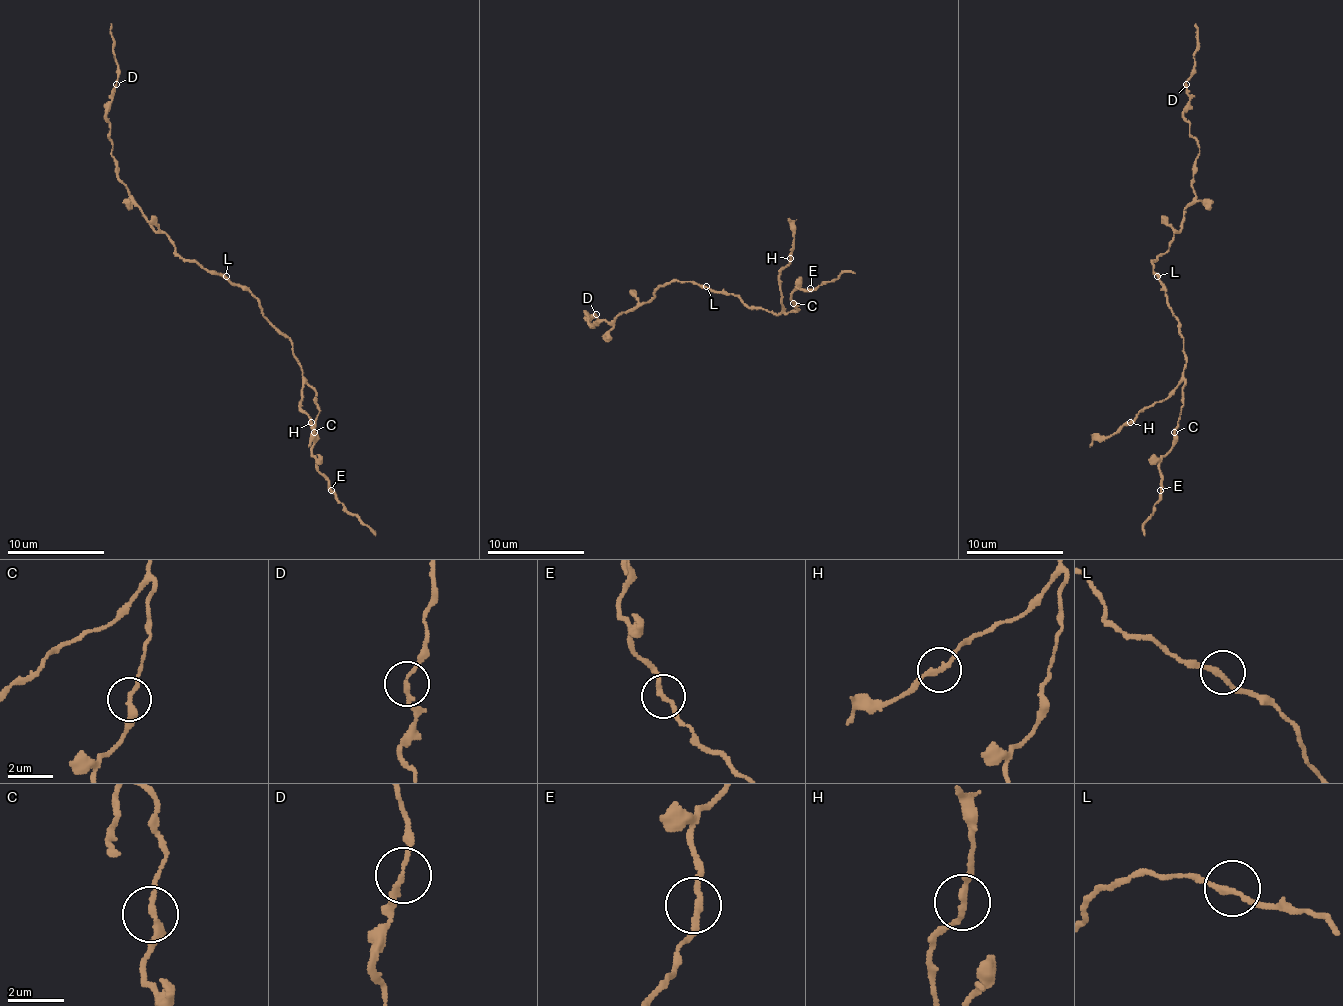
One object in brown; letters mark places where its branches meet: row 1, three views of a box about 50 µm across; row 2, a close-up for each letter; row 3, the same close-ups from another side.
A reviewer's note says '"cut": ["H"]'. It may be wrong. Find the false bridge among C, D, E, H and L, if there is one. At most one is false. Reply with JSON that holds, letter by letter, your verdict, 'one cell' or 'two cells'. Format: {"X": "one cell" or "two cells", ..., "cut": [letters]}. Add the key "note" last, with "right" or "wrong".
{"C": "one cell", "D": "one cell", "E": "one cell", "H": "one cell", "L": "one cell", "cut": [], "note": "wrong"}

